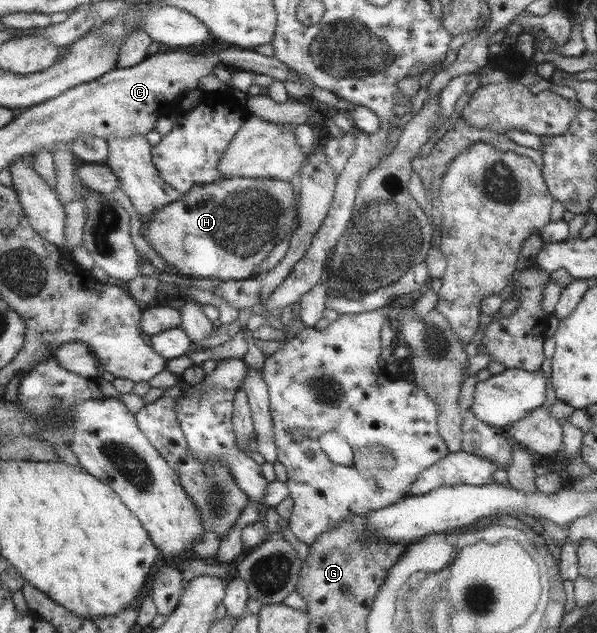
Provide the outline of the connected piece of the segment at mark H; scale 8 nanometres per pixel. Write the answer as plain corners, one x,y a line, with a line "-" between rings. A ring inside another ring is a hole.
221,178
155,210
150,221
142,222
141,233
179,275
222,282
251,279
273,249
294,232
296,195
293,182
283,179

